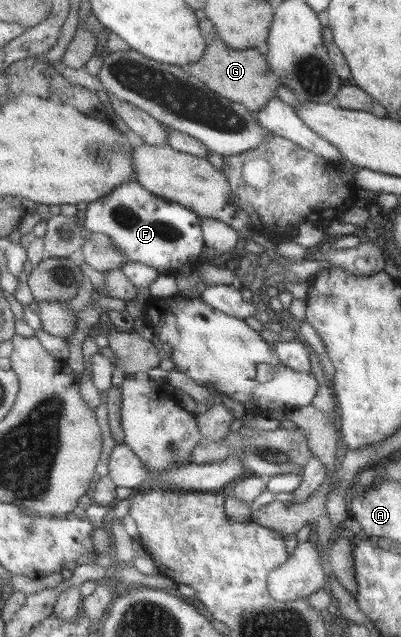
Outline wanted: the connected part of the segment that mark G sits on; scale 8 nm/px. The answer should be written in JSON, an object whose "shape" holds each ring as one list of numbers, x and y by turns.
{"shape":[[203,18,198,20,198,27,205,40,205,49,199,57,199,61,191,65,183,65,182,69,199,80,209,90,219,94,221,98,241,104,252,113,265,106,265,102,273,97,273,90,281,86,278,76,271,72,266,63,264,54,259,53,255,47,237,50,225,46,225,43,217,34,211,20]]}

